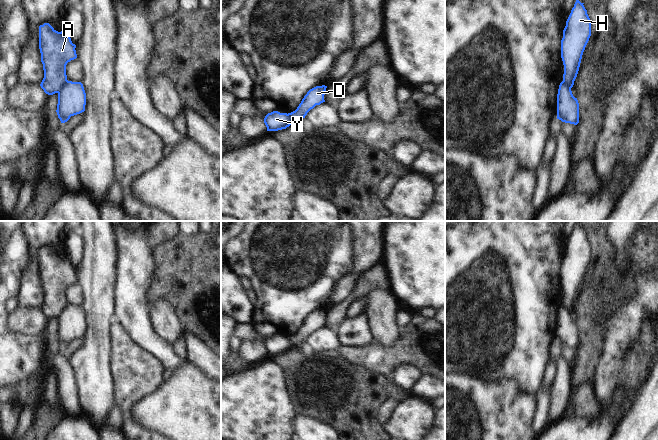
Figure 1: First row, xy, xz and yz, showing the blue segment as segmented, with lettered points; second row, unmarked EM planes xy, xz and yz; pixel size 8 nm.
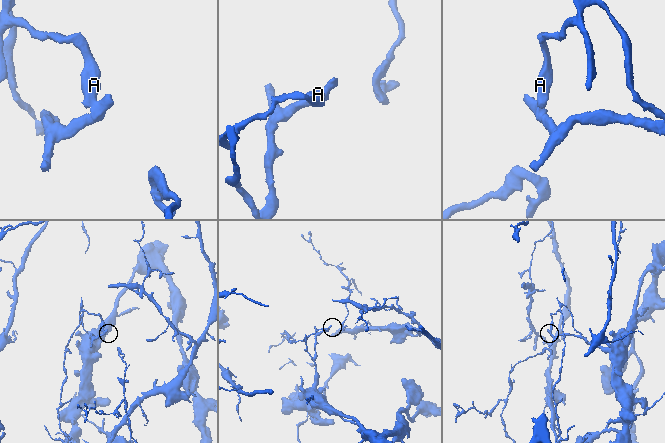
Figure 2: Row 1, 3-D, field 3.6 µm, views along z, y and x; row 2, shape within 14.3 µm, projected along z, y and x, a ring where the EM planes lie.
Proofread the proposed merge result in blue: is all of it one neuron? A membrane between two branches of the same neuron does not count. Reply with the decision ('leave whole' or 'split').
split

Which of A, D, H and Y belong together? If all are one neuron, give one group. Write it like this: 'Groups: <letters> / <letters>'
Groups: A H Y / D.

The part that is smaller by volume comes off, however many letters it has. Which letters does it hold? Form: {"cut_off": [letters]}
{"cut_off": ["A", "H", "Y"]}

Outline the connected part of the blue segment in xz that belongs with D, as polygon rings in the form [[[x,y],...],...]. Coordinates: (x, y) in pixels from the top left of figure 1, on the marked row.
[[[325,85],[316,86],[307,92],[297,109],[291,113],[288,113],[288,116],[291,118],[293,123],[296,123],[297,118],[305,118],[307,113],[316,105],[320,105],[325,102],[324,95],[326,88],[327,86]]]

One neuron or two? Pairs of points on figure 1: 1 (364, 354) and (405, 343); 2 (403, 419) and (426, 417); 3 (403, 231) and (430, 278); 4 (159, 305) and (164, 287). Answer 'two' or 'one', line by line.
1: one
2: one
3: one
4: two

